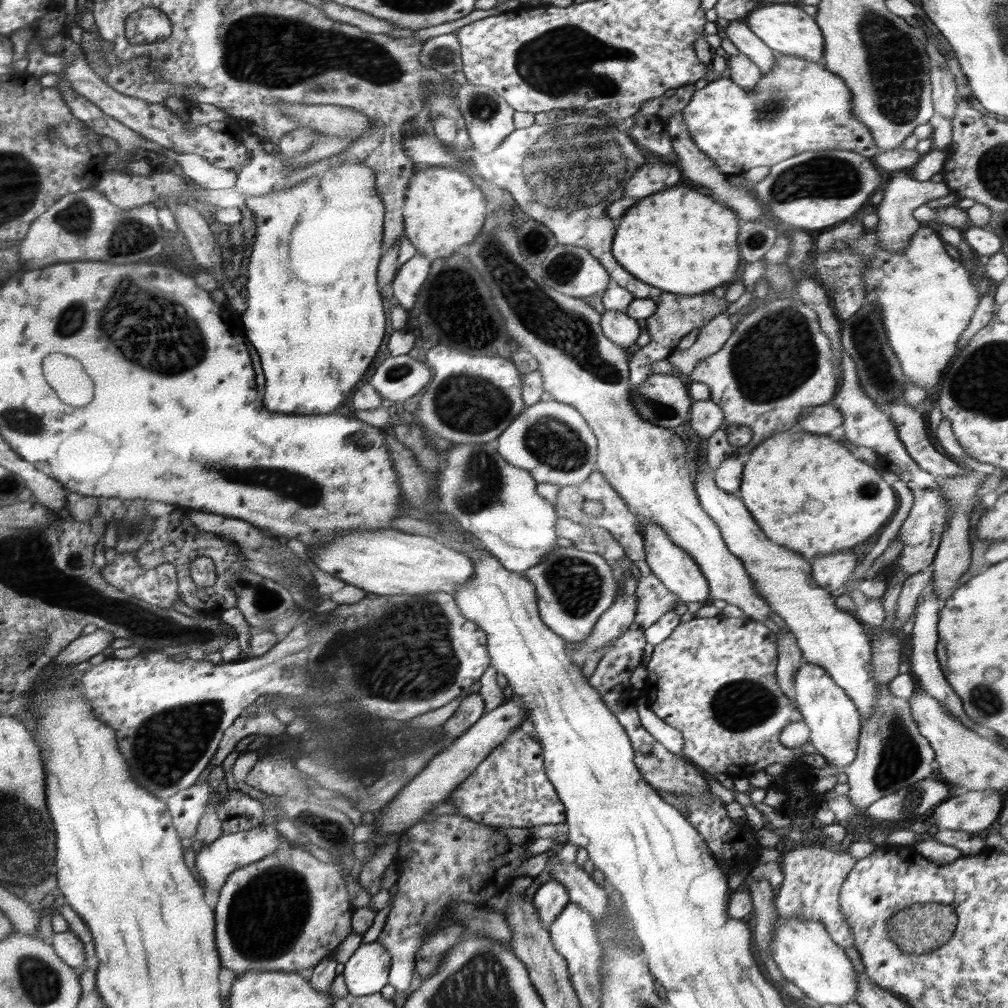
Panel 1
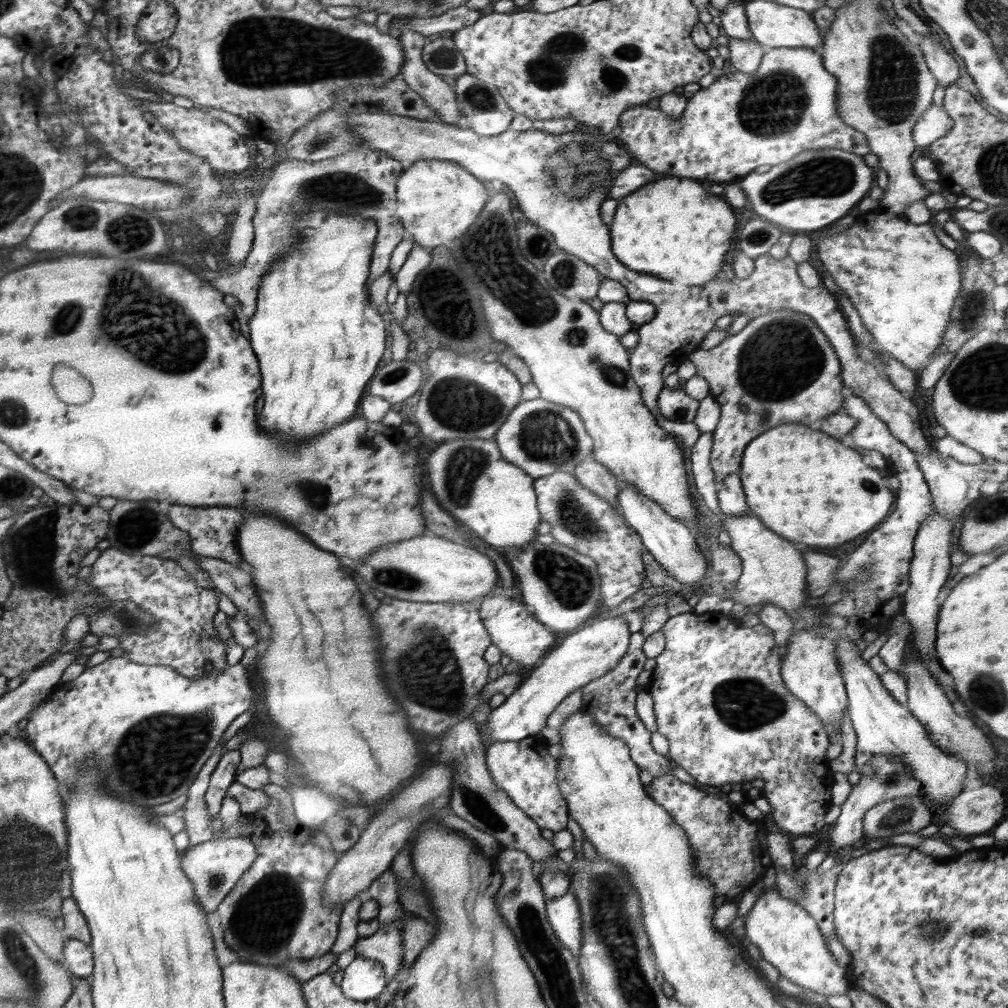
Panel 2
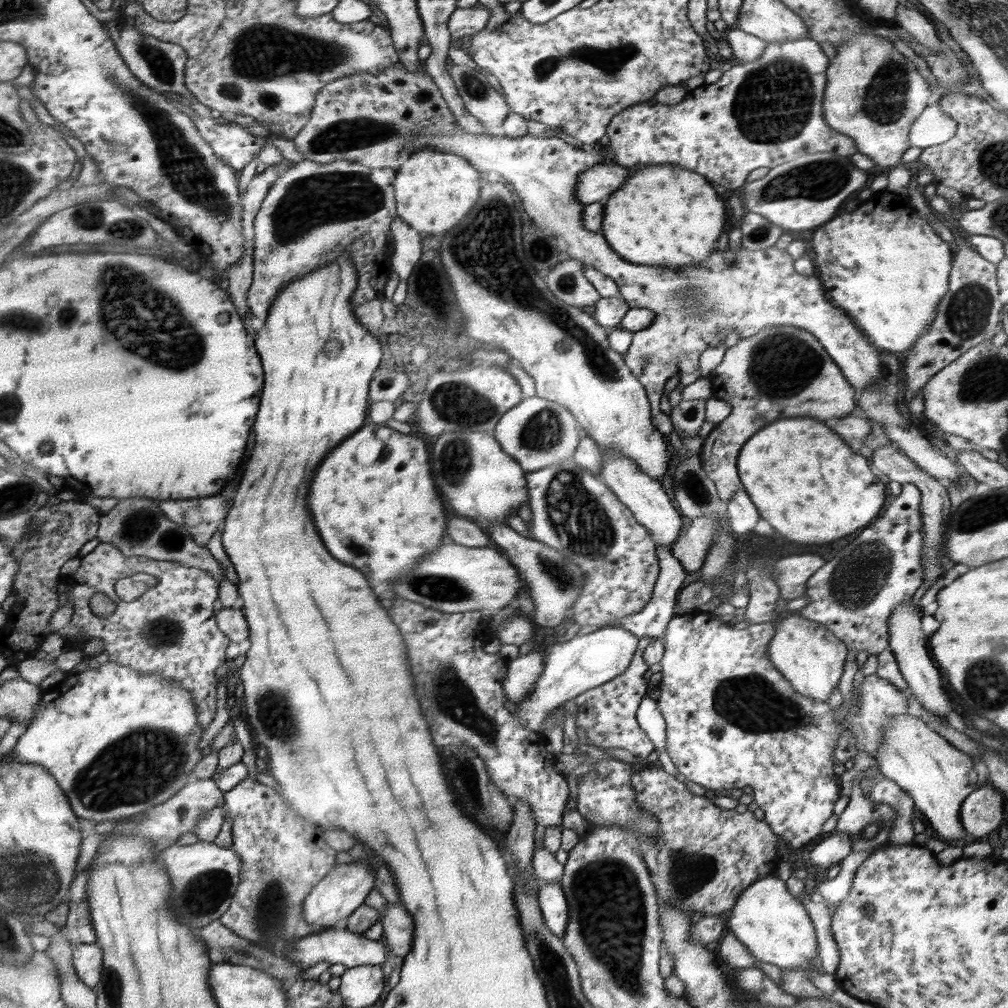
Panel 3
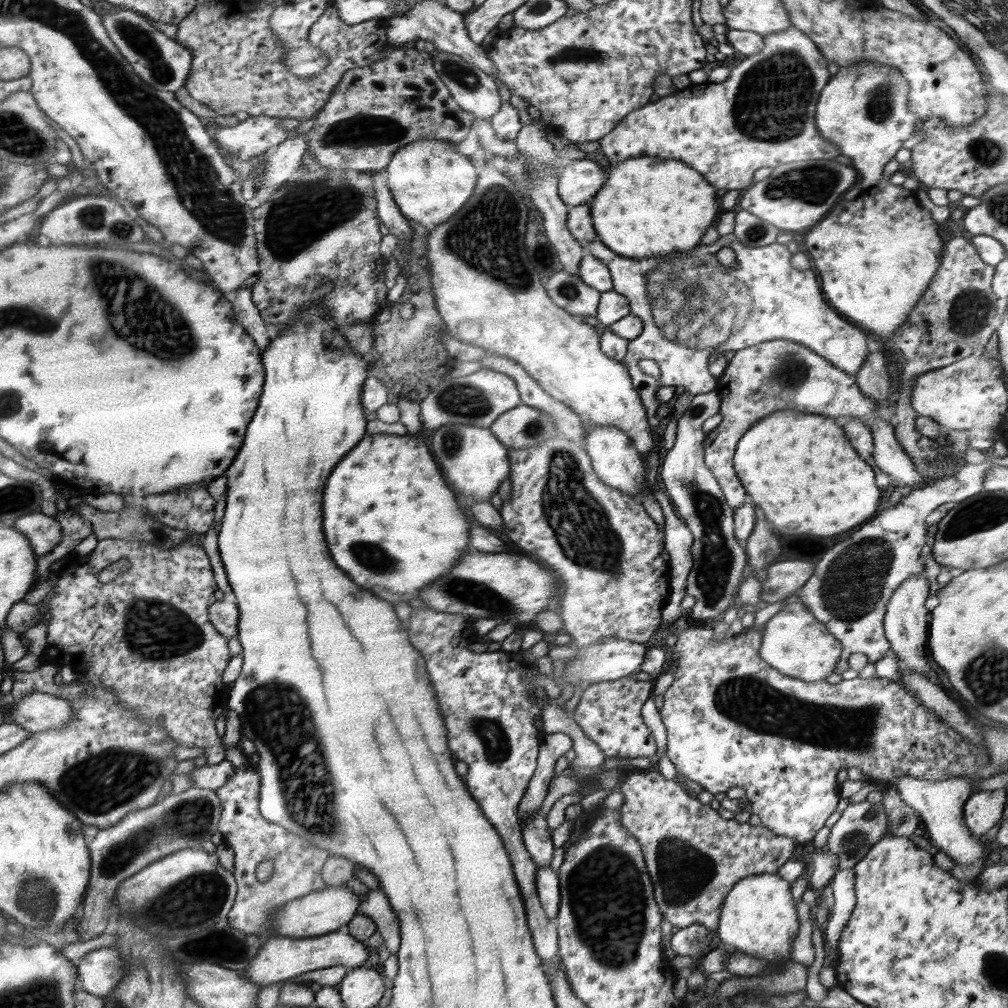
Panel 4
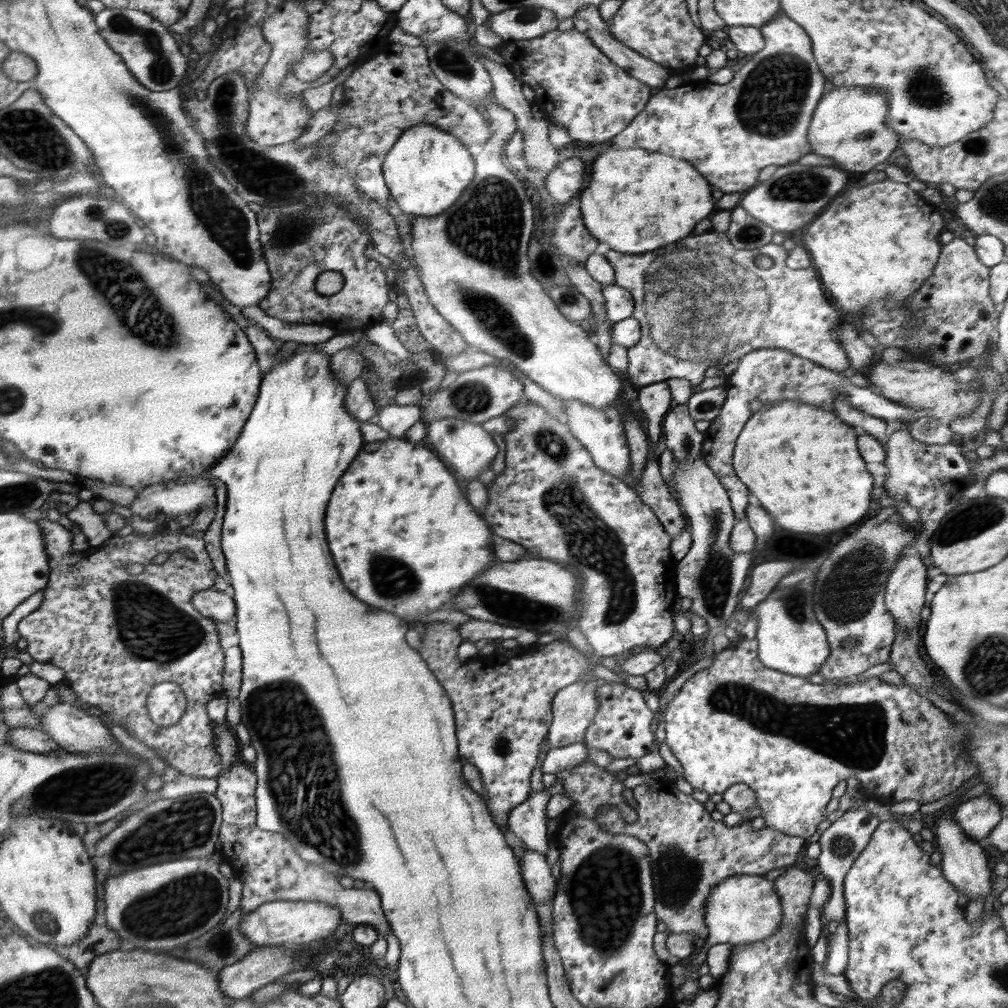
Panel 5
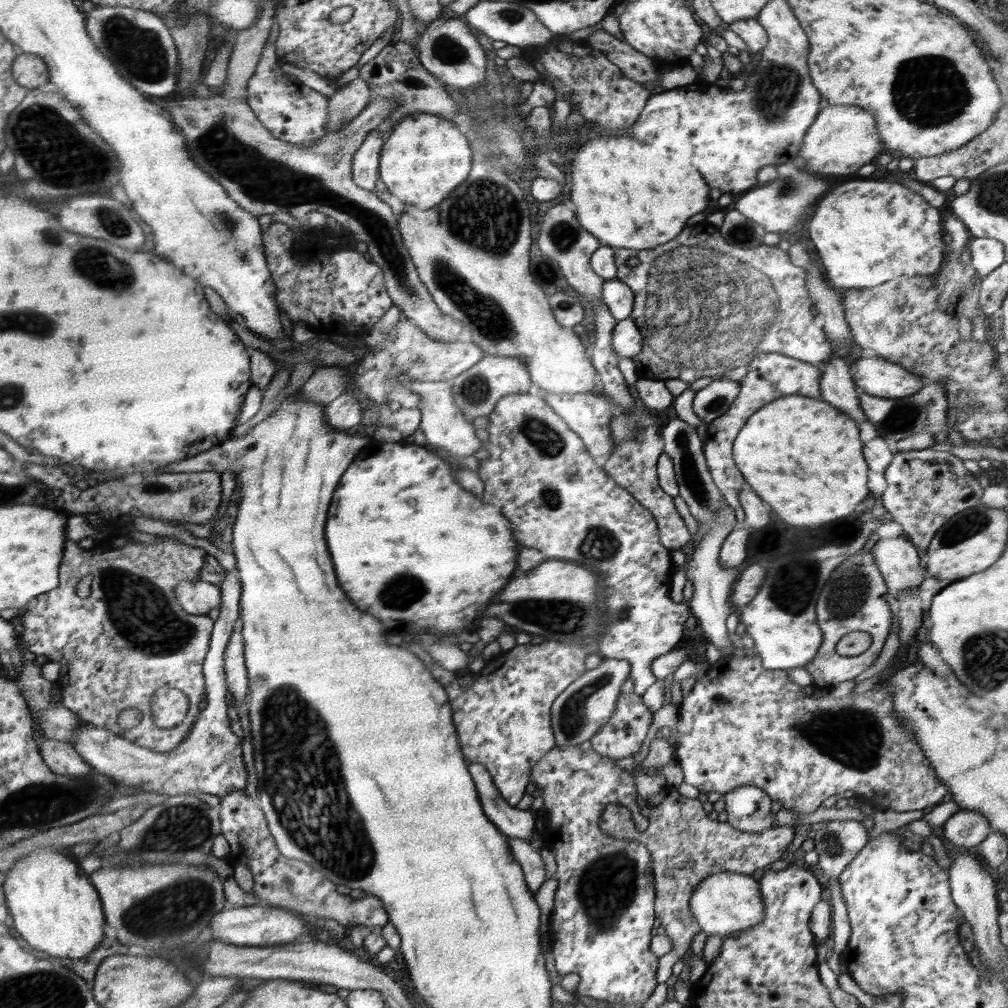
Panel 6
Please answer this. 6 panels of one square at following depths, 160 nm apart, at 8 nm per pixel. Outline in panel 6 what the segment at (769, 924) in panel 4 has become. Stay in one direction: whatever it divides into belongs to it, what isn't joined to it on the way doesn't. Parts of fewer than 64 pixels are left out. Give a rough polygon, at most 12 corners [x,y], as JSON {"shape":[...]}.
{"shape":[[717,872],[689,907],[707,935],[727,937],[761,922],[759,882]]}

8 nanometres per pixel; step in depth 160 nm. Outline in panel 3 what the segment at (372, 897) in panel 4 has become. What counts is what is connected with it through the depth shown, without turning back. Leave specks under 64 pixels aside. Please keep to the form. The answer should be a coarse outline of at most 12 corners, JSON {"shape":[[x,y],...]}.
{"shape":[[402,906],[379,914],[382,939],[396,956],[406,957],[414,921]]}

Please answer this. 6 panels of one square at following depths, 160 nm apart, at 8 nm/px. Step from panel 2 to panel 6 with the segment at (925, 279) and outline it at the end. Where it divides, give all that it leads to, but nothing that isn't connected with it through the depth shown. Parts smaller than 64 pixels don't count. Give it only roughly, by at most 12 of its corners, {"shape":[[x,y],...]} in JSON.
{"shape":[[852,180],[810,238],[840,293],[936,274],[940,212],[903,184]]}

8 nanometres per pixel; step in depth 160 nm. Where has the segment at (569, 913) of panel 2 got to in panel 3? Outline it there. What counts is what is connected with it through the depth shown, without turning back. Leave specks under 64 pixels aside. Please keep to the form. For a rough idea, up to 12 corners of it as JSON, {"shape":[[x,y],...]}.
{"shape":[[539,881],[538,904],[550,932],[562,937],[568,901],[561,884]]}

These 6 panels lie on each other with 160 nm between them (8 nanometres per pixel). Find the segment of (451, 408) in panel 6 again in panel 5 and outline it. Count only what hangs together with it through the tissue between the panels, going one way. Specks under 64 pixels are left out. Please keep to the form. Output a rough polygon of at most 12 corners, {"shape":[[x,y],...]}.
{"shape":[[424,420],[432,450],[466,480],[500,449],[481,425]]}

